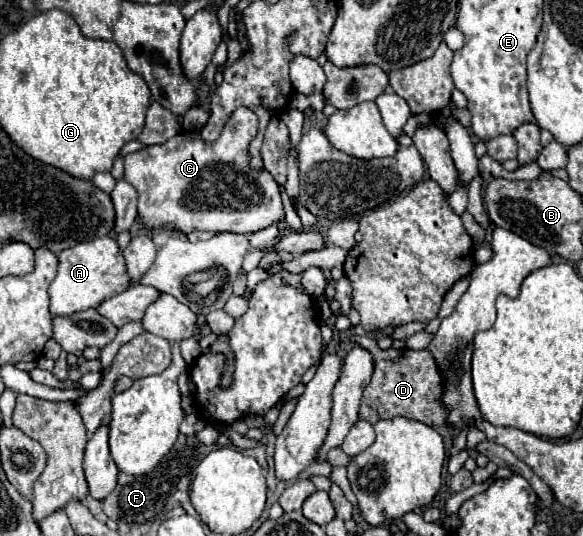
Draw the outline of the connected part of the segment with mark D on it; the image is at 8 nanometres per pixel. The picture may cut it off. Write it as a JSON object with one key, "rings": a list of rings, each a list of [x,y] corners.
{"rings":[[[351,336],[351,342],[363,350],[367,350],[373,356],[373,376],[369,386],[363,390],[361,410],[359,416],[369,420],[371,424],[383,420],[383,418],[395,418],[405,416],[409,420],[419,420],[429,426],[445,426],[447,424],[447,410],[441,406],[439,396],[443,392],[441,386],[441,374],[437,370],[437,364],[433,356],[427,350],[409,350],[409,348],[389,348],[381,350],[377,348],[377,340],[369,336]]]}

